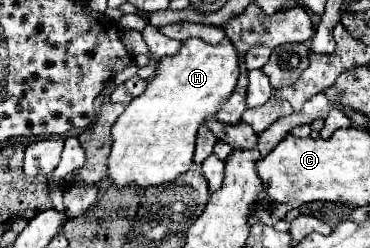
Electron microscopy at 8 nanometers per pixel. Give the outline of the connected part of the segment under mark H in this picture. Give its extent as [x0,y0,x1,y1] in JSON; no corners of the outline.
[108,38,238,196]

